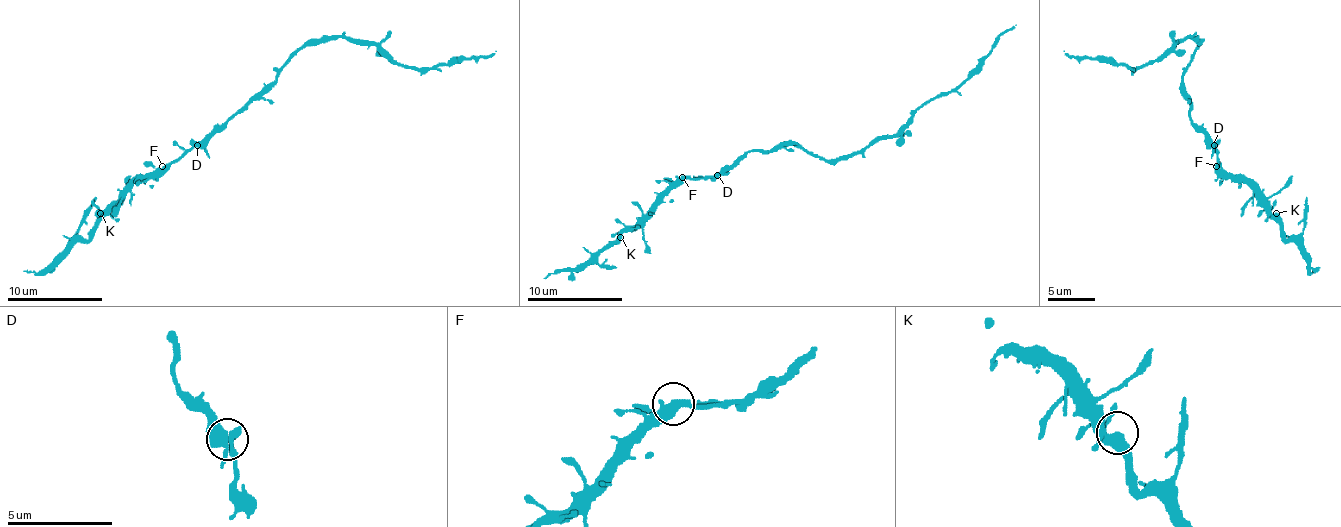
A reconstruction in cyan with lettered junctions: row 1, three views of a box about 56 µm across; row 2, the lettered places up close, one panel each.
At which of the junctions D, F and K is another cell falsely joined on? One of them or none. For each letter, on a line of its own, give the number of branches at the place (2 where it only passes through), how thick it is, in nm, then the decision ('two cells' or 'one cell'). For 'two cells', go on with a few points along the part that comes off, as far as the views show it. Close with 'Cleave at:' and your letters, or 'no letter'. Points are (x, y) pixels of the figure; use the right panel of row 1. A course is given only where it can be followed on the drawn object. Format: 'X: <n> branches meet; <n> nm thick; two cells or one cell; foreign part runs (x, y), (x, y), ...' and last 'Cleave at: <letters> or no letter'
D: 3 branches meet; 360 nm thick; one cell
F: 3 branches meet; 340 nm thick; one cell
K: 3 branches meet; 340 nm thick; one cell
Cleave at: no letter

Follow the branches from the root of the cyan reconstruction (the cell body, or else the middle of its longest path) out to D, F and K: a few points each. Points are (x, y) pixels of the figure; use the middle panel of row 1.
D: (775, 151), (749, 151), (718, 175)
F: (775, 151), (749, 151), (720, 175), (682, 177)
K: (775, 151), (749, 151), (720, 175), (682, 177), (649, 213), (627, 227), (620, 237)

